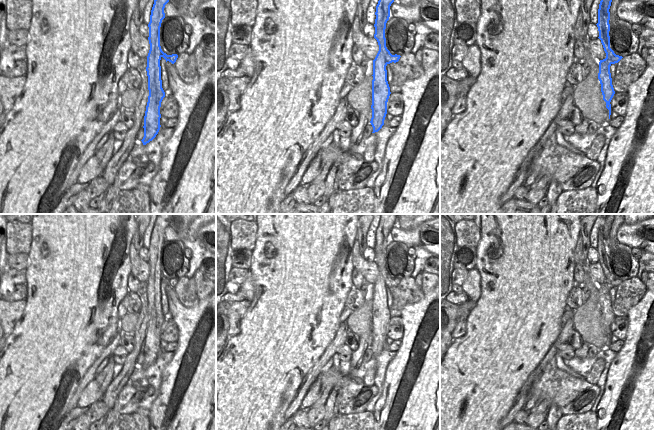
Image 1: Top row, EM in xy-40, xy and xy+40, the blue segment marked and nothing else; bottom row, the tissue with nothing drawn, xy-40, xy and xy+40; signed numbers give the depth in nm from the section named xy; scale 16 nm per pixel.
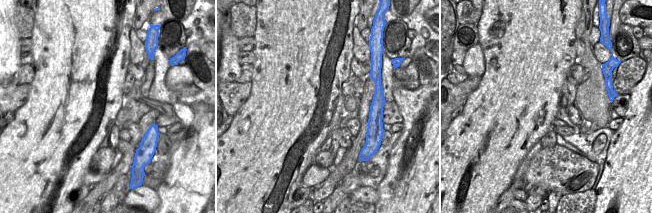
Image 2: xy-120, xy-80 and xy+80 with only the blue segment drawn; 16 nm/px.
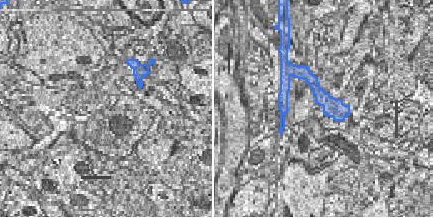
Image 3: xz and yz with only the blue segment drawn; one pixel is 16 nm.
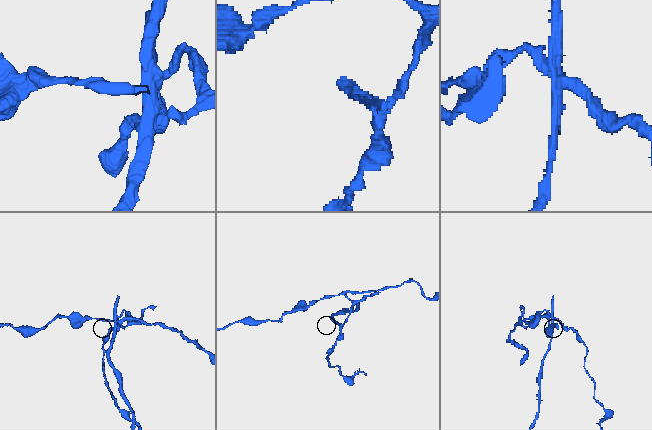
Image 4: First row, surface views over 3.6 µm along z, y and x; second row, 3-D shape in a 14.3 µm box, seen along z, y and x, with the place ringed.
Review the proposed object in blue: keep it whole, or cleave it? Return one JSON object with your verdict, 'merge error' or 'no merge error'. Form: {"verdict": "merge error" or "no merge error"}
{"verdict": "merge error"}

